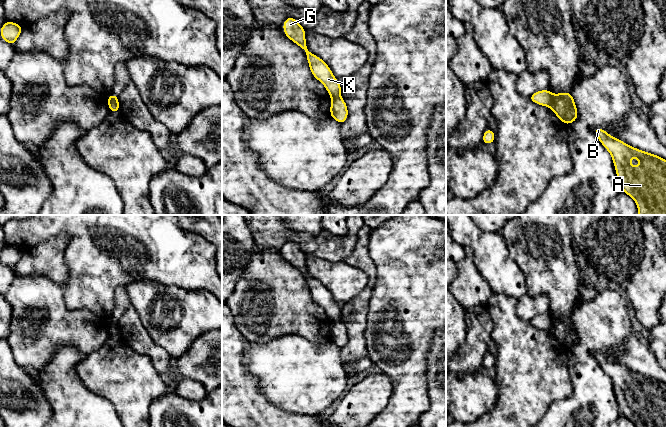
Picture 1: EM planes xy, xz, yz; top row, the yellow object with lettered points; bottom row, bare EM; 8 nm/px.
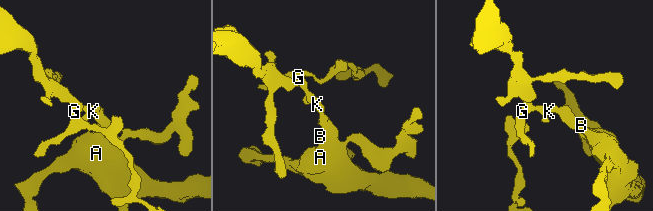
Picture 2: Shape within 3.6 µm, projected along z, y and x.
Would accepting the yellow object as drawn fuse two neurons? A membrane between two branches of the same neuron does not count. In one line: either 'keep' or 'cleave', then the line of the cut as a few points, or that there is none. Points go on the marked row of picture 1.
cleave; cut yz (553, 95), (553, 103), (550, 107)

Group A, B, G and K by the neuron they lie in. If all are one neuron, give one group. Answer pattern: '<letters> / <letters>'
A B / G K

